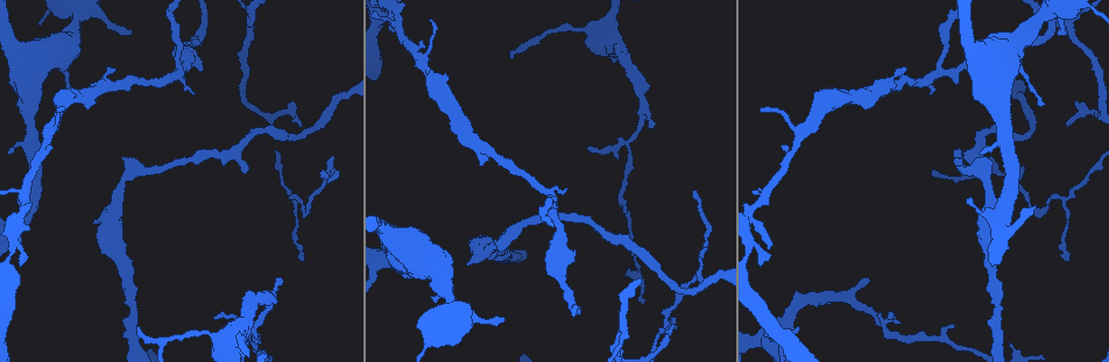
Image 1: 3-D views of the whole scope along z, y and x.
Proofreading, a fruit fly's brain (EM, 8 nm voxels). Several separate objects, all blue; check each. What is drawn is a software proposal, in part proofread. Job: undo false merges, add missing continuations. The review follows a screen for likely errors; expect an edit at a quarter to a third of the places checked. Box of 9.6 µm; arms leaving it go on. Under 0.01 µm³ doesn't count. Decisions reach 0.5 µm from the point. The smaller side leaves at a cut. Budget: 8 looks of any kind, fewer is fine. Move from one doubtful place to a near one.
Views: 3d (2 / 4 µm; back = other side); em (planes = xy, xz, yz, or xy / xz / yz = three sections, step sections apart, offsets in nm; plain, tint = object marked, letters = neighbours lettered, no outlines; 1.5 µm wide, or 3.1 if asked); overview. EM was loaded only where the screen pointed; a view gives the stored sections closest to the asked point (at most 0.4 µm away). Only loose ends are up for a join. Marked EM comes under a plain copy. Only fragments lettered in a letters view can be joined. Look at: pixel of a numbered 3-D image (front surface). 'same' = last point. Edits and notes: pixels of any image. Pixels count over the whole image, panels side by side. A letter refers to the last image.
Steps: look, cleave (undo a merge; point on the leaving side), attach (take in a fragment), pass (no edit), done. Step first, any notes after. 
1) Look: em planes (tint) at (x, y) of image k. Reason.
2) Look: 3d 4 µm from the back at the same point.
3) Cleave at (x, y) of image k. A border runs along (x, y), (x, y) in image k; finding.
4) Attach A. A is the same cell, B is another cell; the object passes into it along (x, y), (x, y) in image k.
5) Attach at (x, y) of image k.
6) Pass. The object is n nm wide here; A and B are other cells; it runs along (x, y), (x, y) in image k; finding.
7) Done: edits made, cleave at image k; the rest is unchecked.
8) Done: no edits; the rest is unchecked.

Look: 3d 2 µm from the back at (430, 20) of image 1. Tapers out.

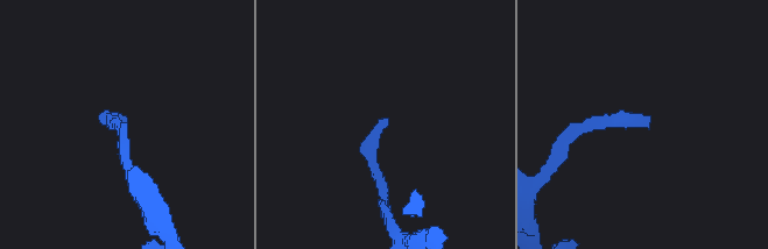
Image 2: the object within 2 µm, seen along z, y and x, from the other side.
Look: em xy step 4 (letters) at (649, 126) of image 2. Now the EM.

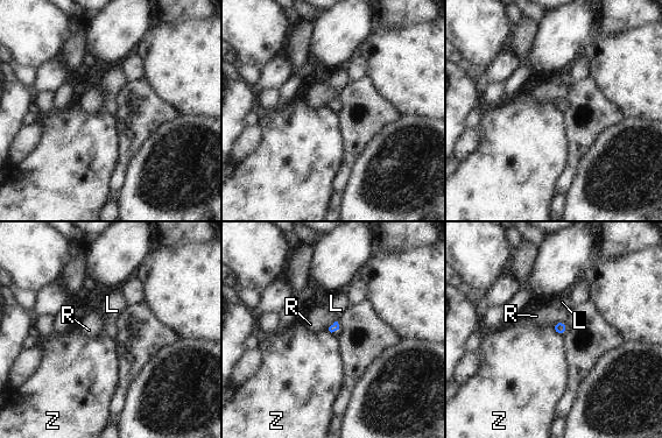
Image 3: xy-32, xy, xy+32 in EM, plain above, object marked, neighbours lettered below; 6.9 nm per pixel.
Look: em planes (letters) at the same point.

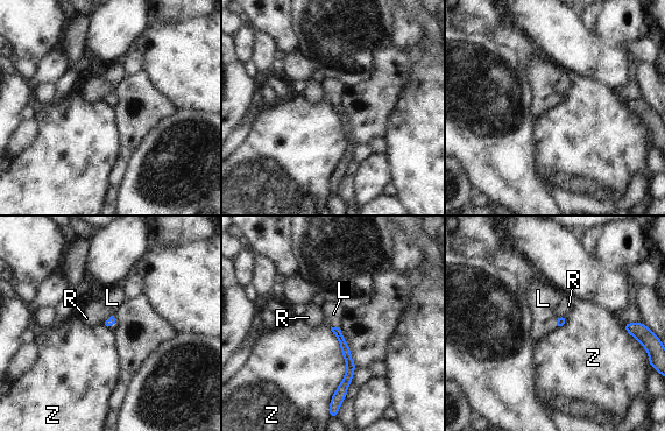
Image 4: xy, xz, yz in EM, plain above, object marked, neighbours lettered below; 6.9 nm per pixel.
Attach L. L is the same cell, R and Z are other cells; the object passes into it along (560, 322), (554, 322), (543, 298) in image 4; it goes on there.

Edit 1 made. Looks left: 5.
Look: 3d 2 µm at (633, 137) of image 1. Thin neck.

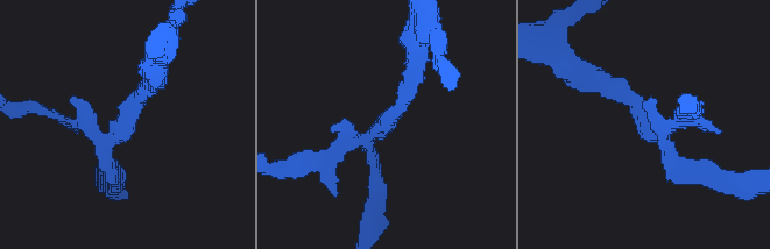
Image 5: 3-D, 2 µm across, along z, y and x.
Look: em xy step 8 (tint) at (120, 123) of image 5. Shape alone is not enough.

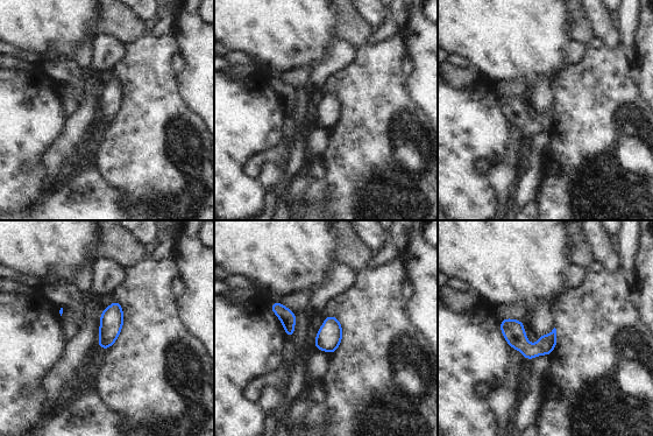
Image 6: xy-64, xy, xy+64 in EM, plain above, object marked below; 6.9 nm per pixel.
Look: em xy step 8 (letters) at the same point. What lies round it.

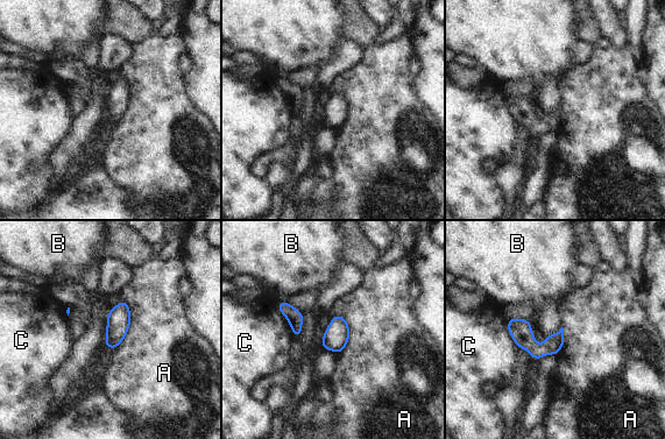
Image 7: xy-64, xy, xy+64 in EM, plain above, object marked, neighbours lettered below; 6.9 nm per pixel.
Pass. The longest contact is with A, 360 nm; A, B and C are other cells; a border runs along (278, 301), (277, 309), (294, 335) in image 7; all the same neuron.

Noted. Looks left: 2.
Look: 3d 4 µm at (954, 325) of image 1. An open end.

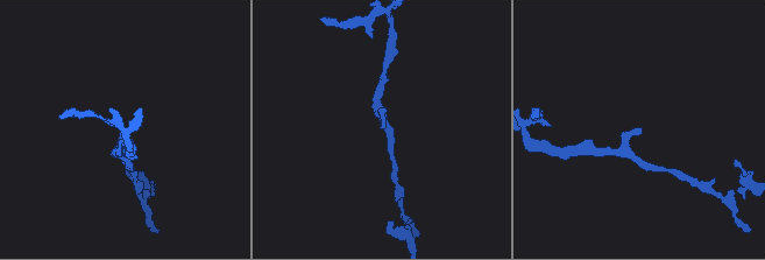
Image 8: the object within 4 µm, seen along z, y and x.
Look: em planes (letters) at (380, 128) of image 8.

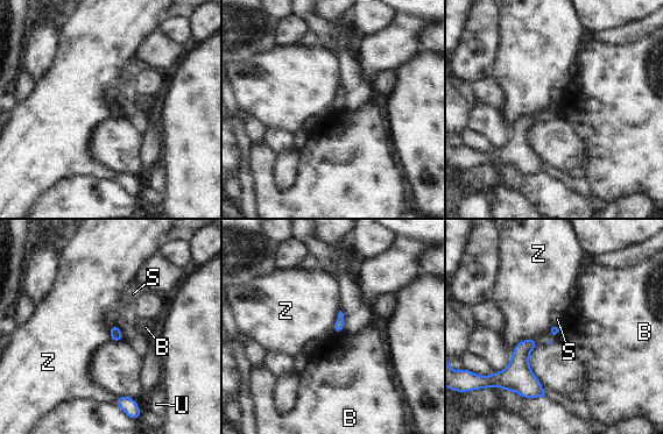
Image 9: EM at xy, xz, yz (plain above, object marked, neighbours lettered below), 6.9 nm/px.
Pass. B, S, U and Z are other cells; a border runs along (536, 340), (521, 340), (510, 355) in image 9; no lettered fragment goes on from it.

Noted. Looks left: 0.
Done: edits made, attach at image 4; the rest is unchecked.

